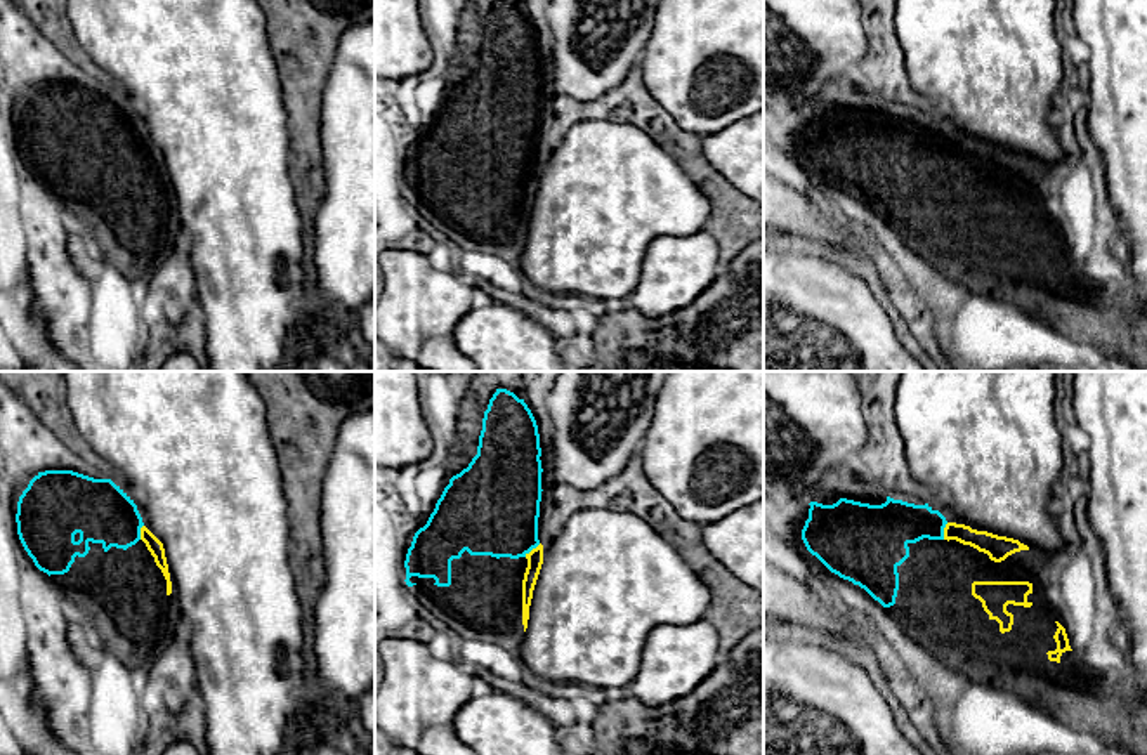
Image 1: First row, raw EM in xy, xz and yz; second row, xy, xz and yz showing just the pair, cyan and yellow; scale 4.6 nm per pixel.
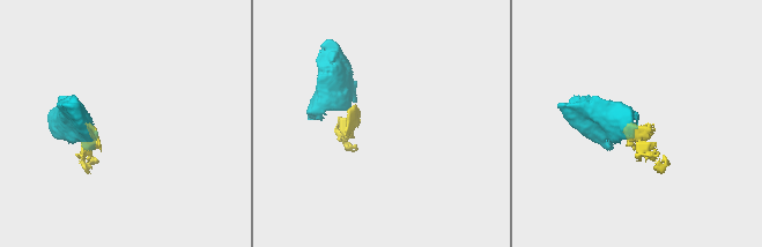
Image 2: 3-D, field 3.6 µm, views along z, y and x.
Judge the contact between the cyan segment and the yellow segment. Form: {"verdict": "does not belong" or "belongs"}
{"verdict": "belongs"}

